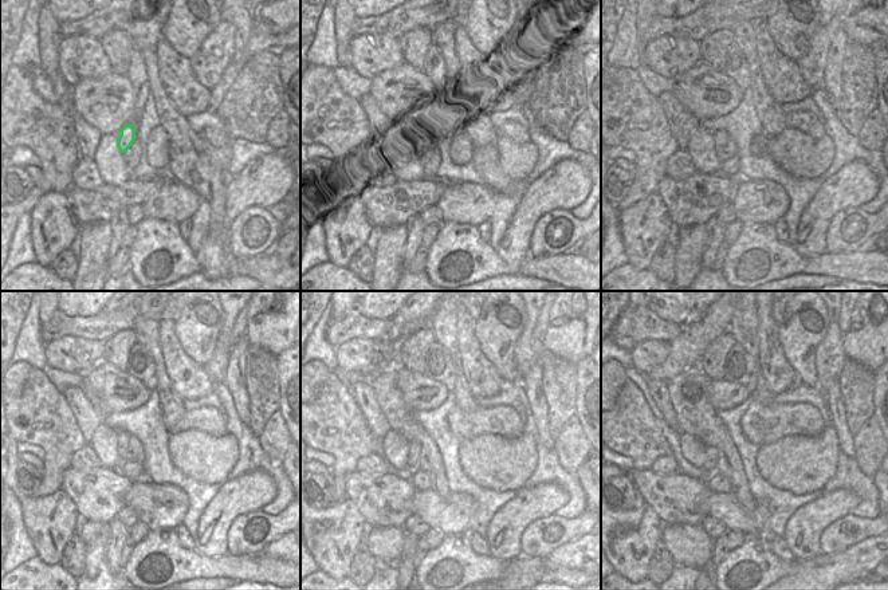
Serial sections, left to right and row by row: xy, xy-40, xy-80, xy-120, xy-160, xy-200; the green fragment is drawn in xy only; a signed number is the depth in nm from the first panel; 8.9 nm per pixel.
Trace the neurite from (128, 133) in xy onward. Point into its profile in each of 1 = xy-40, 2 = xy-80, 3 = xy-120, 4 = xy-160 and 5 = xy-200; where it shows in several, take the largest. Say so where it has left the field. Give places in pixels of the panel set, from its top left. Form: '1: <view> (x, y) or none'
1: xy-40 (425, 146)
2: xy-80 (723, 154)
3: xy-120 (122, 456)
4: xy-160 (417, 451)
5: xy-200 (715, 457)

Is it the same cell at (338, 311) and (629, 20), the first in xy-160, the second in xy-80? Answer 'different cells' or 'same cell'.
different cells

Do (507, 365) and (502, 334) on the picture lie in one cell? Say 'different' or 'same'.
same

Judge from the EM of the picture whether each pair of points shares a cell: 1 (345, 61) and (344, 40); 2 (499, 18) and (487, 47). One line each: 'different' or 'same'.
1: same
2: same

